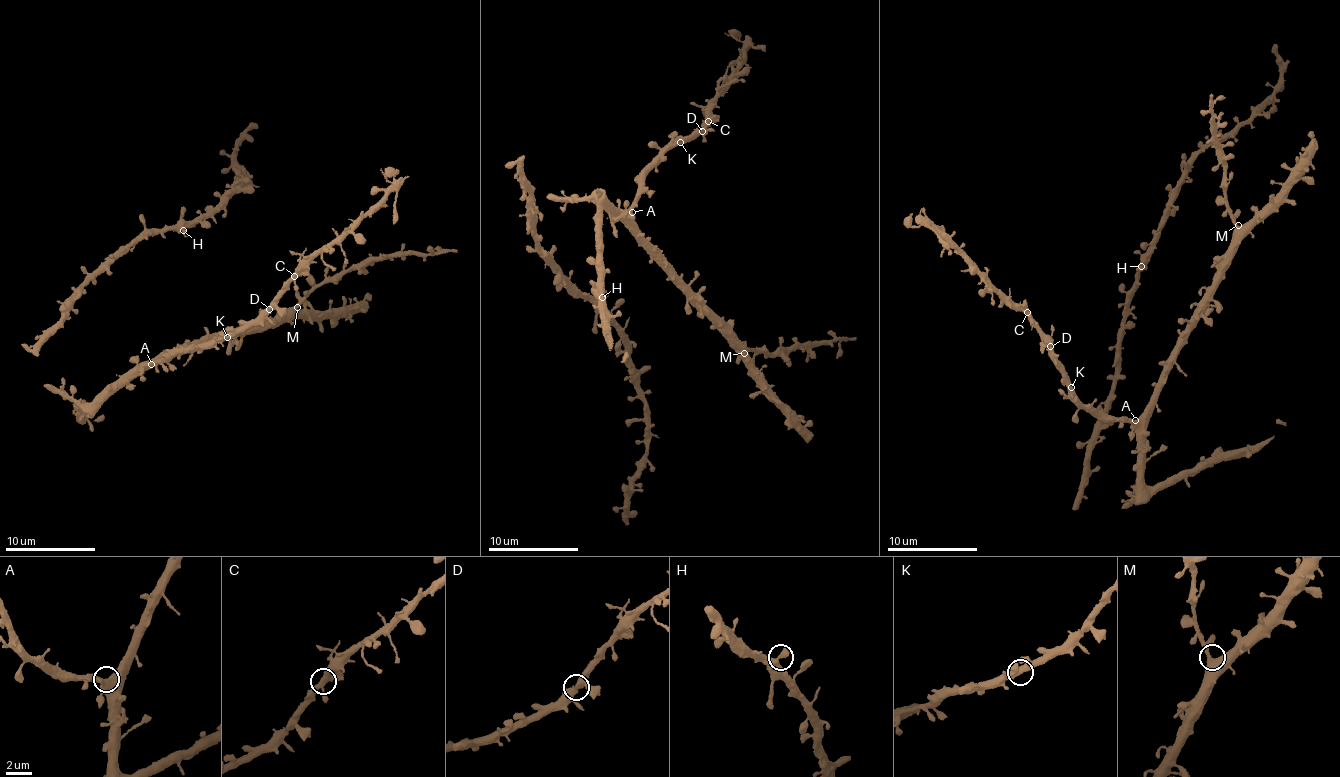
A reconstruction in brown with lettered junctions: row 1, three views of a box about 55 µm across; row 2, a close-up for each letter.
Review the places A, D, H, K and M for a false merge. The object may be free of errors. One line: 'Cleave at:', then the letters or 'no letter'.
Cleave at: no letter

